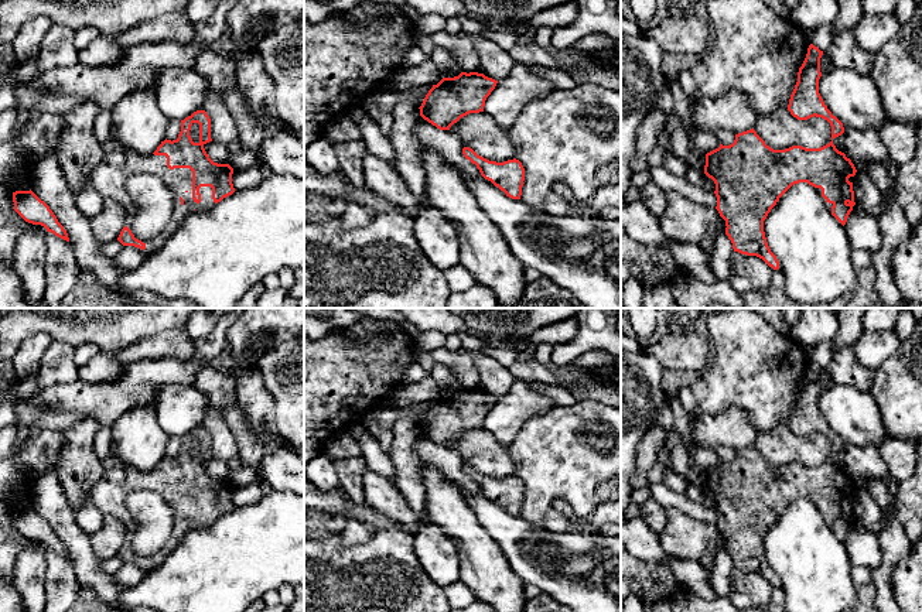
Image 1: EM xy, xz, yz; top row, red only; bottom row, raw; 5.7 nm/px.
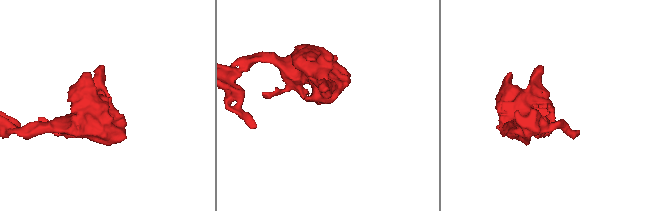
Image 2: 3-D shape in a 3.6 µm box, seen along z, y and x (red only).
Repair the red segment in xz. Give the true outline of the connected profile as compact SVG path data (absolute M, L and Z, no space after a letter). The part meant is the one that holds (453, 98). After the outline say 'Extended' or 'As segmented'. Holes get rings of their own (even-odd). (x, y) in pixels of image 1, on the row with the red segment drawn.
M478 72L443 78L426 95L420 116L440 130L450 130L461 117L484 112L485 100L498 81Z. As segmented

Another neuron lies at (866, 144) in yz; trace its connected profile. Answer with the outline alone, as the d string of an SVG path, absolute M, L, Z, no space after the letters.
M847 129L843 133L843 139L844 154L851 161L880 163L884 167L894 165L877 130Z

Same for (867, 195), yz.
M856 172L853 177L854 202L864 212L880 218L882 213L882 195L877 185L864 172Z

